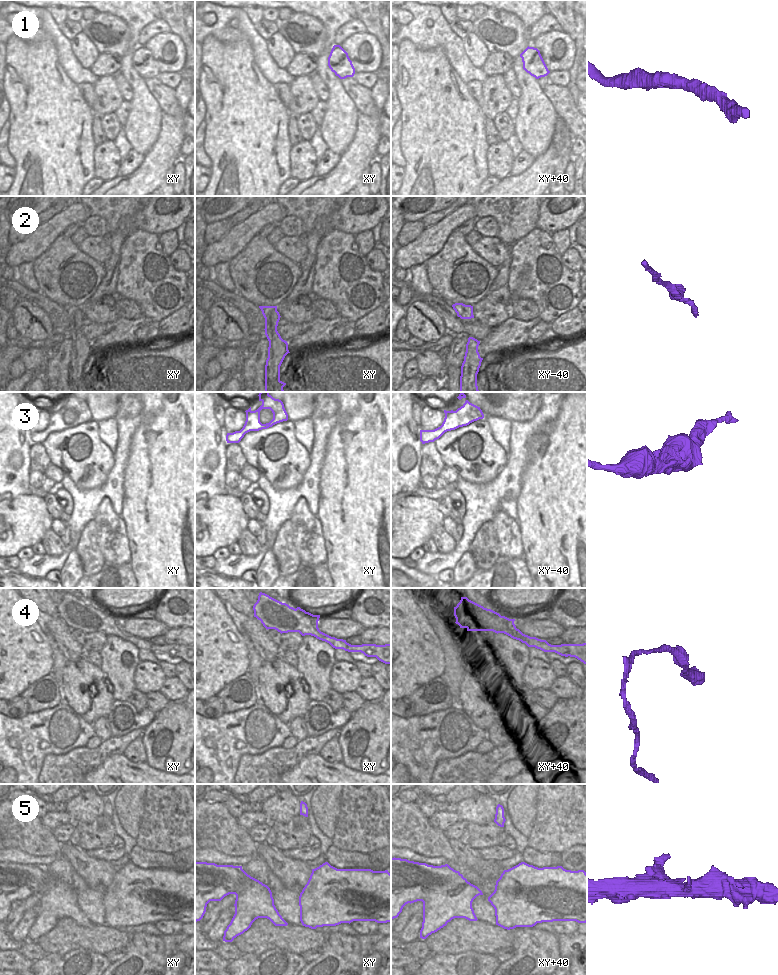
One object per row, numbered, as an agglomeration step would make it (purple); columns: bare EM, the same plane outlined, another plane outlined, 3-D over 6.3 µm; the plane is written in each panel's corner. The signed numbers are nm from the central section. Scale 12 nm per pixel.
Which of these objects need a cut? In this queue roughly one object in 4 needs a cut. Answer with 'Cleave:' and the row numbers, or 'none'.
Cleave: none

